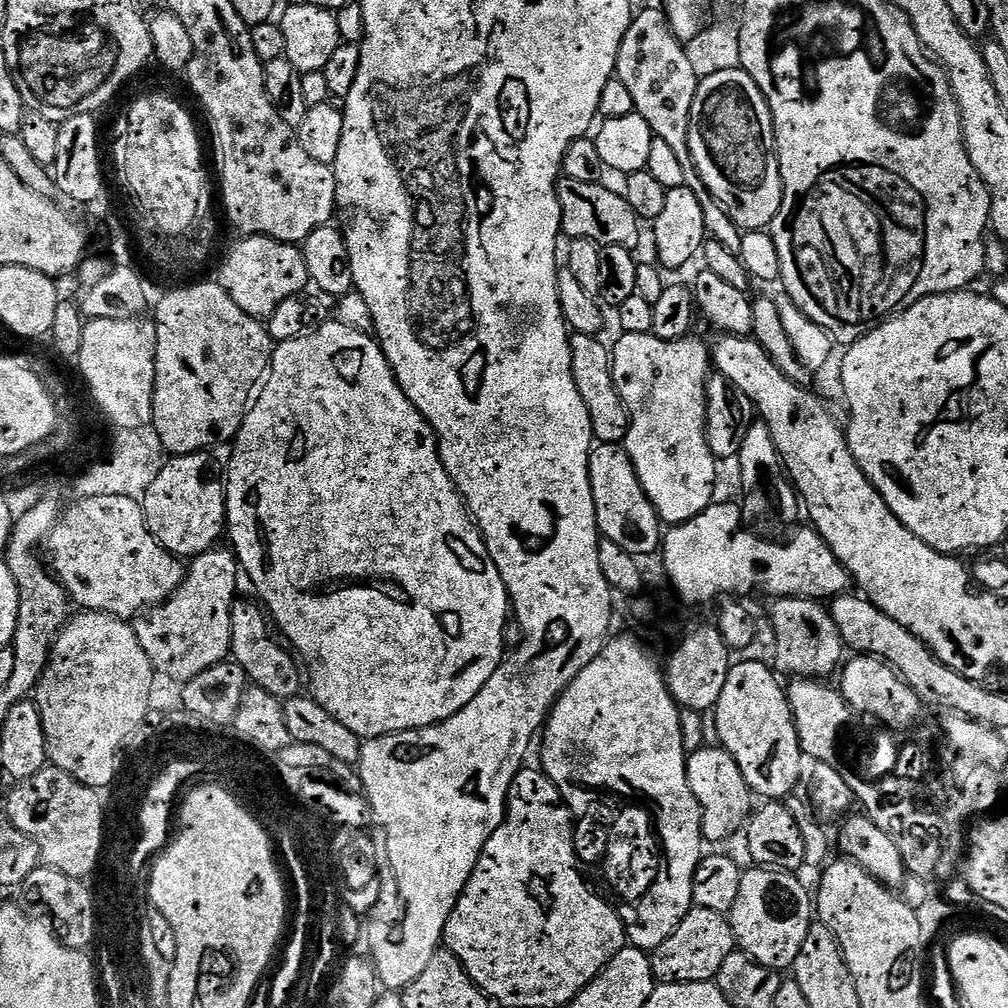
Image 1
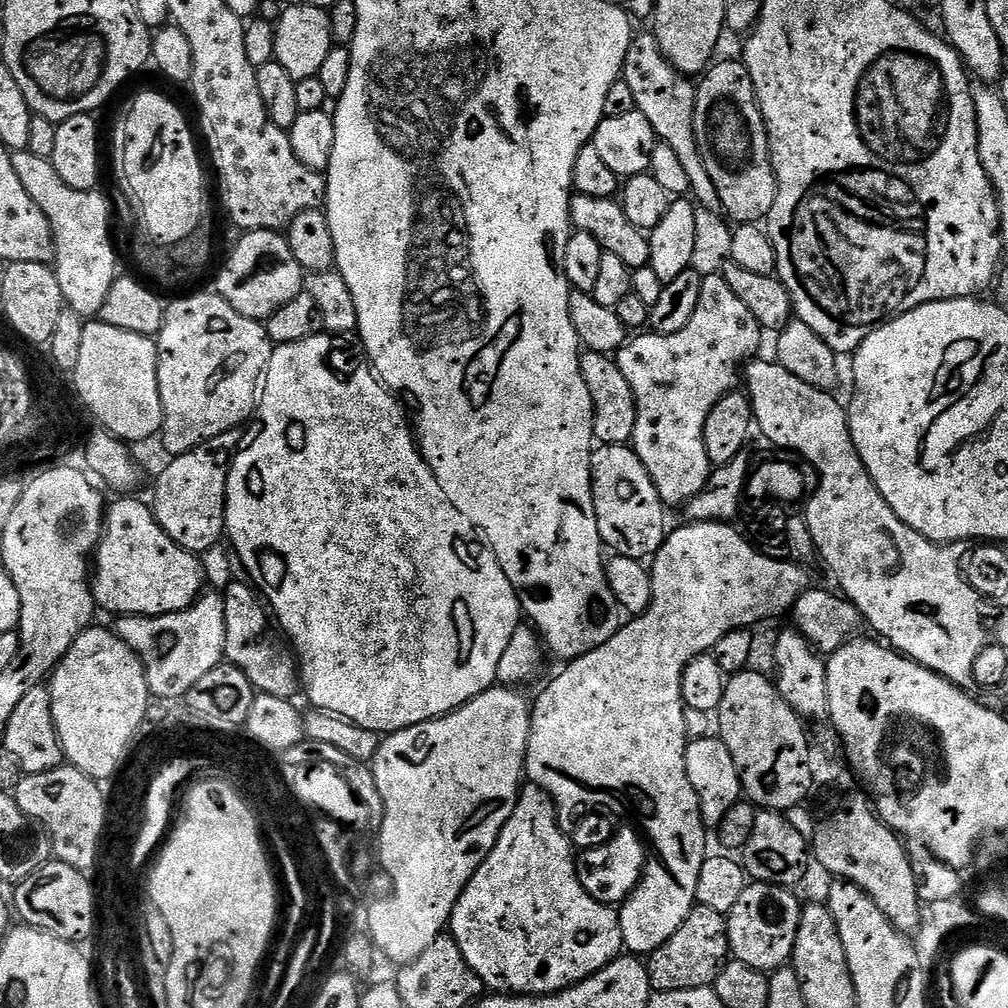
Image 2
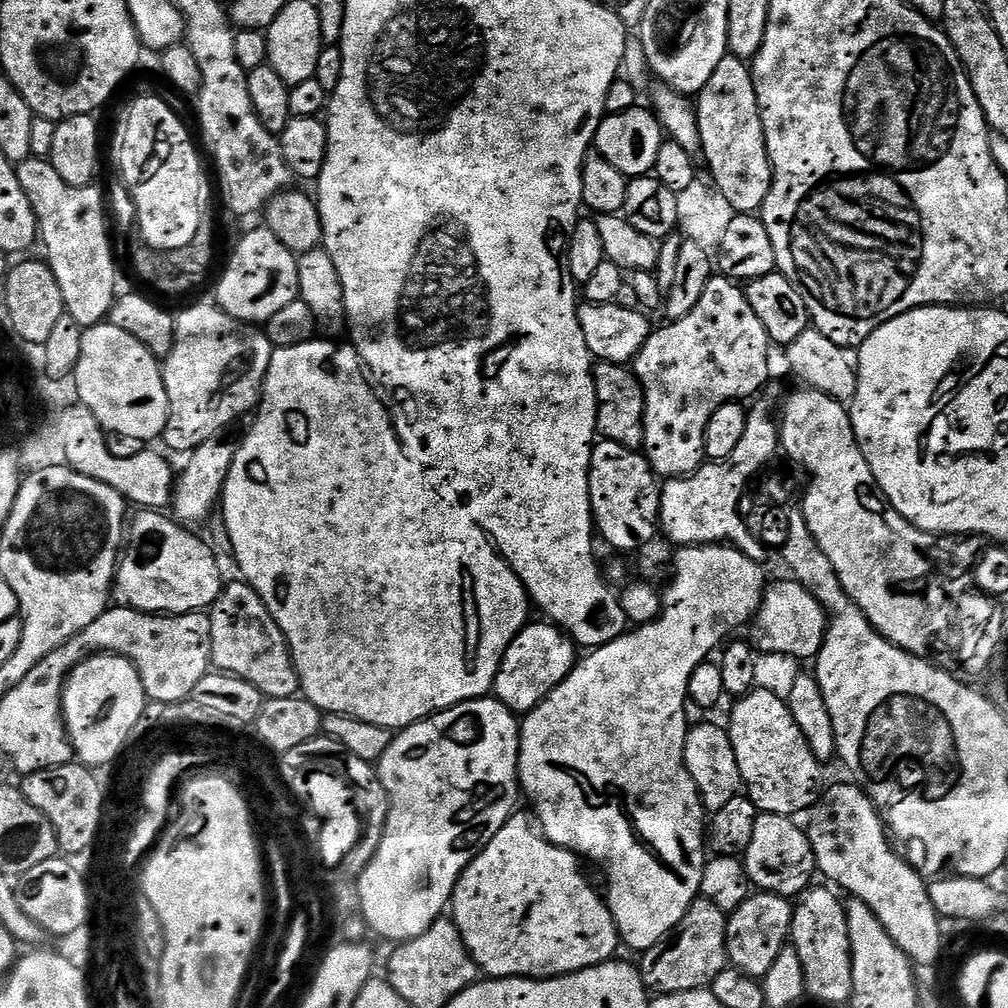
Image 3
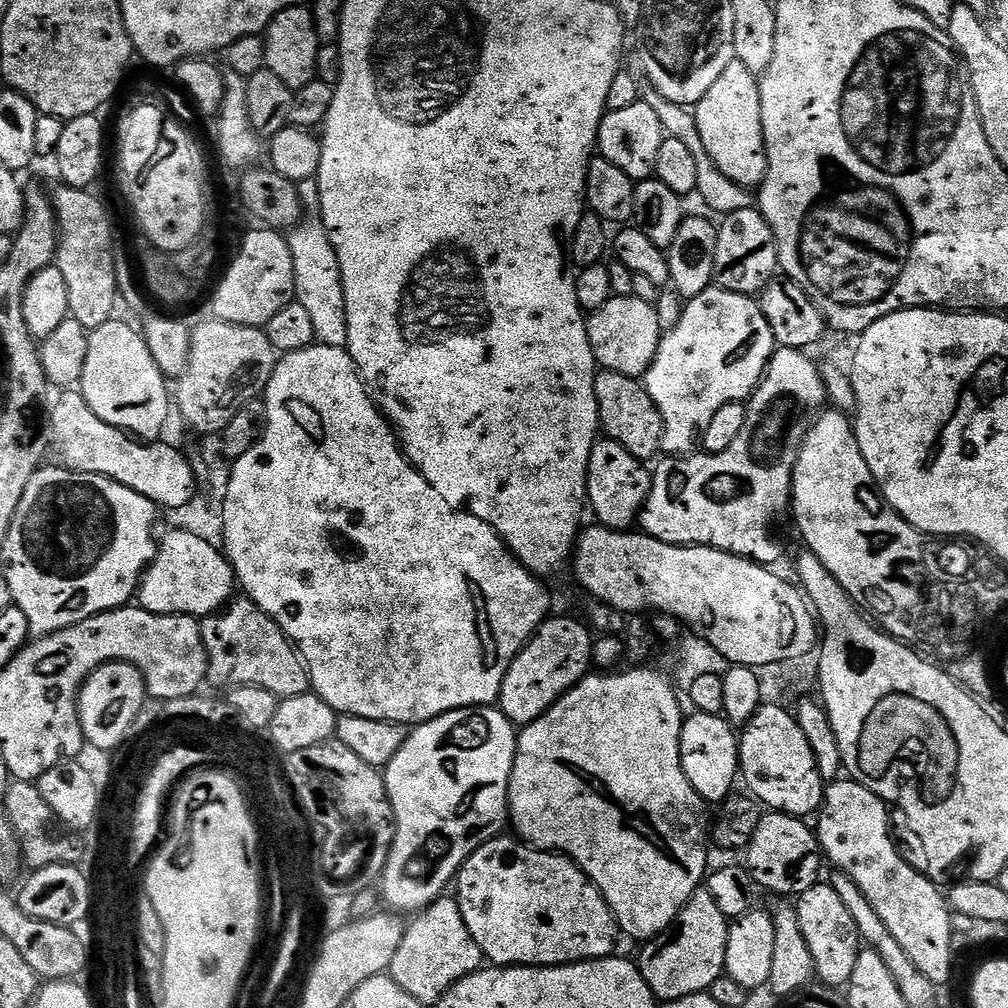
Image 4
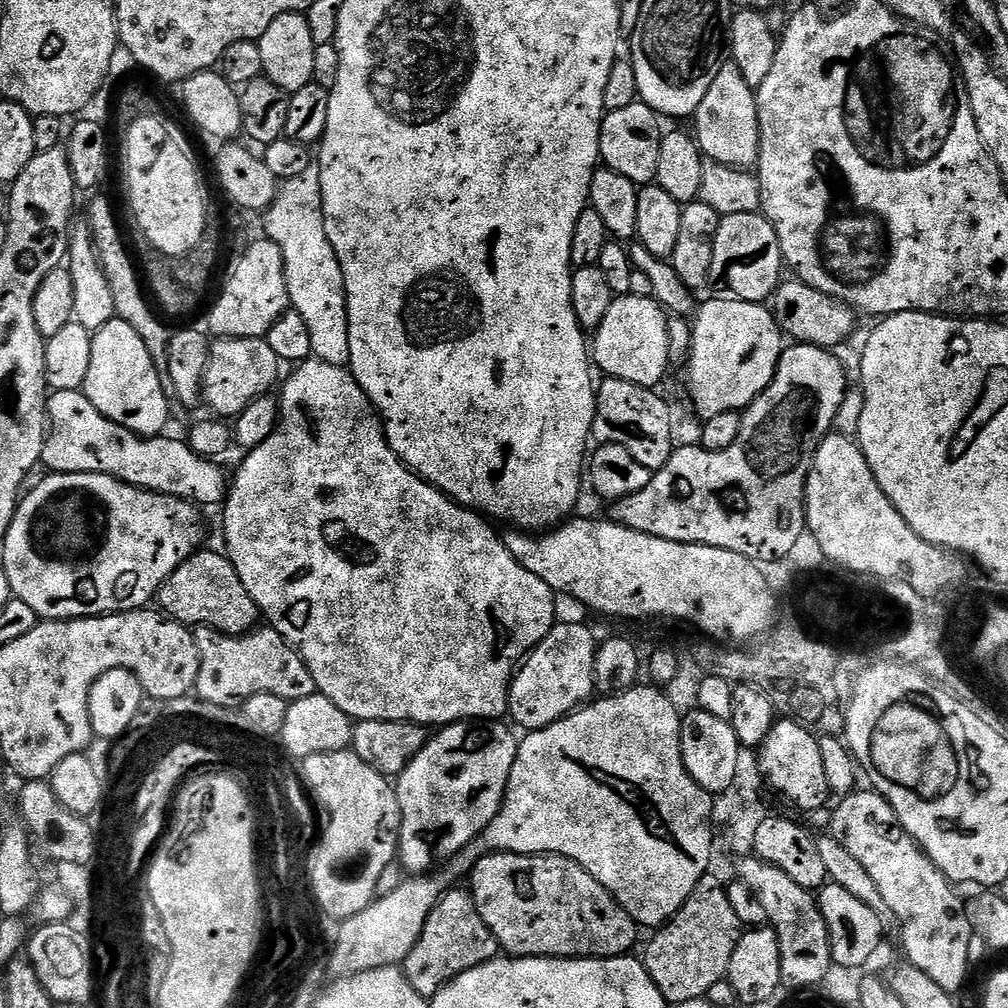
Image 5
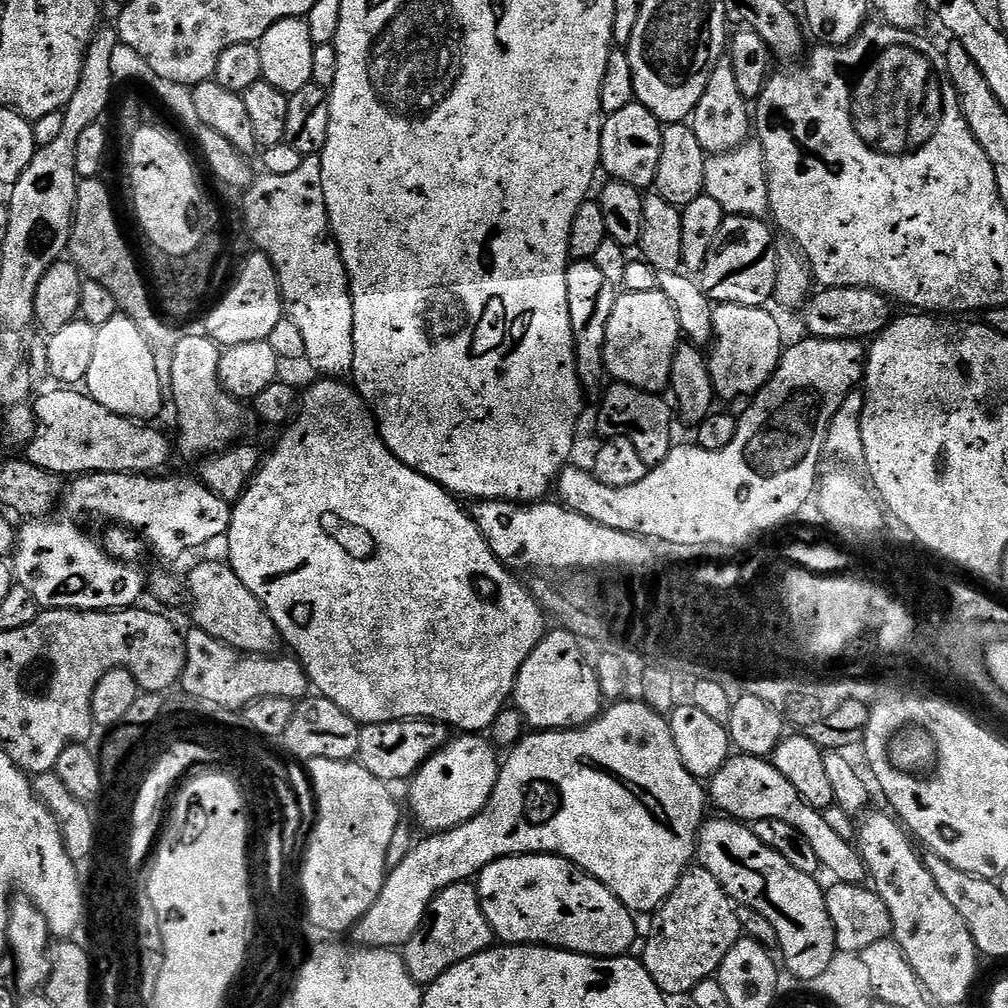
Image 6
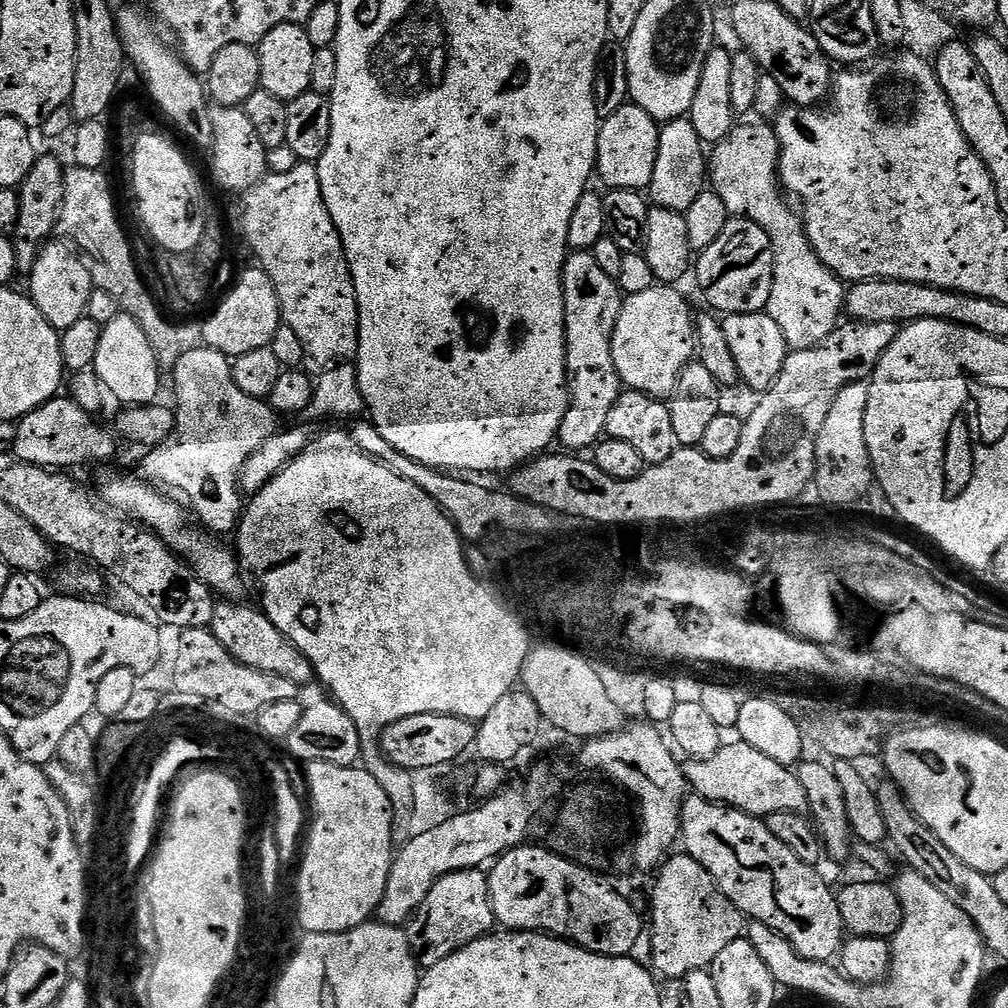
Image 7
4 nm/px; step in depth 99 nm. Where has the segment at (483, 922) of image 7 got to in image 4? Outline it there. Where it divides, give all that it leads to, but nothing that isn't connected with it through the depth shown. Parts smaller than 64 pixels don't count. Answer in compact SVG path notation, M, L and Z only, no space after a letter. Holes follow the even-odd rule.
M454 898L436 900L413 920L416 921L405 927L402 946L398 946L398 954L394 954L390 975L410 998L422 1006L434 1006L459 980L480 971L485 958L478 942L474 942L474 934L466 927L460 903Z

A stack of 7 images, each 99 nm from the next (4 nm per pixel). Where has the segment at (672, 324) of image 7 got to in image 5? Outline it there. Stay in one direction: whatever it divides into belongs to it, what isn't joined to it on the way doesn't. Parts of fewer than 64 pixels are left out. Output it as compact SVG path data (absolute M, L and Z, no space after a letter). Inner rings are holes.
M617 296L613 299L606 318L594 330L590 356L595 367L604 371L605 377L622 378L638 386L656 388L659 380L670 369L668 359L668 316L660 303L651 296Z

